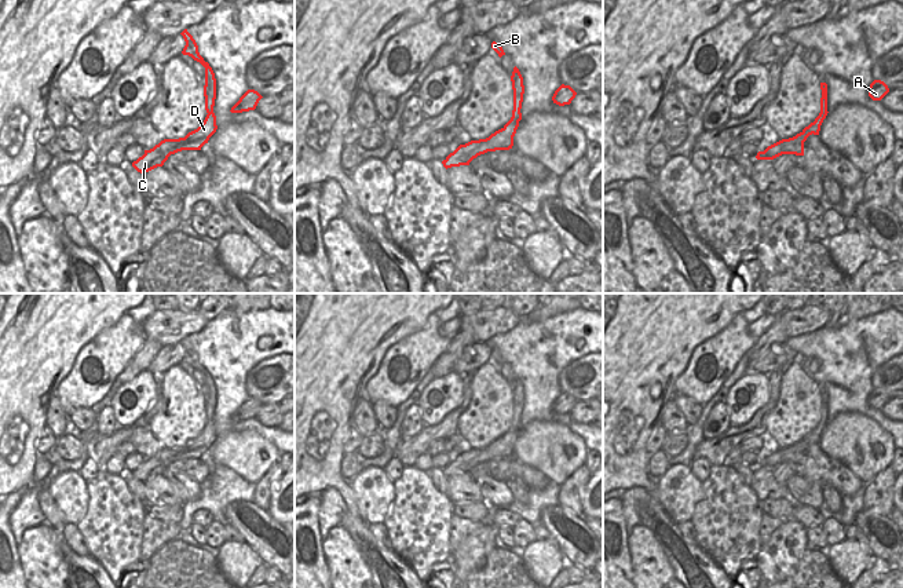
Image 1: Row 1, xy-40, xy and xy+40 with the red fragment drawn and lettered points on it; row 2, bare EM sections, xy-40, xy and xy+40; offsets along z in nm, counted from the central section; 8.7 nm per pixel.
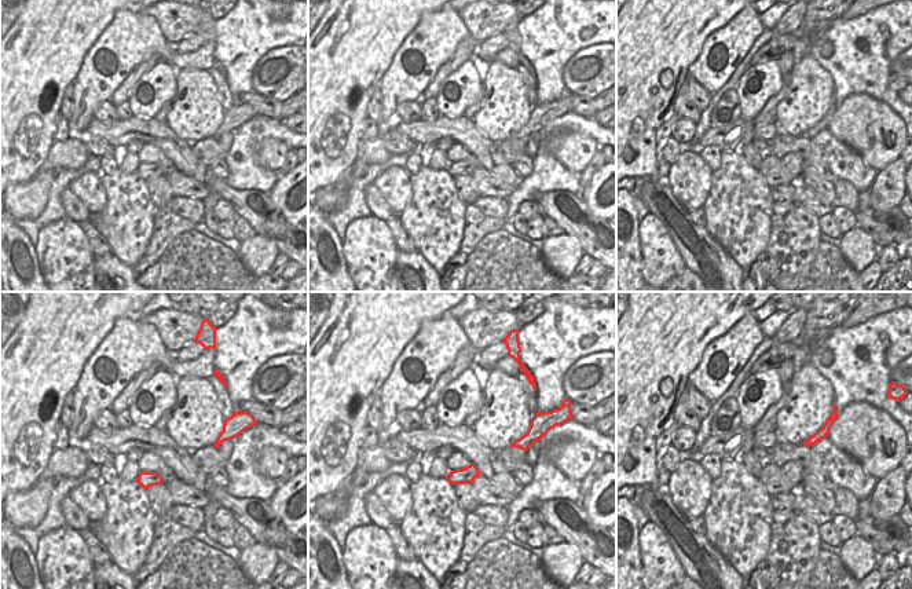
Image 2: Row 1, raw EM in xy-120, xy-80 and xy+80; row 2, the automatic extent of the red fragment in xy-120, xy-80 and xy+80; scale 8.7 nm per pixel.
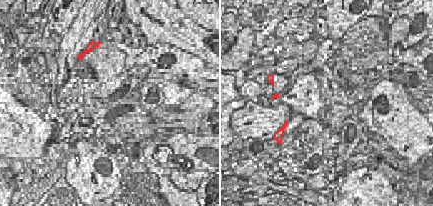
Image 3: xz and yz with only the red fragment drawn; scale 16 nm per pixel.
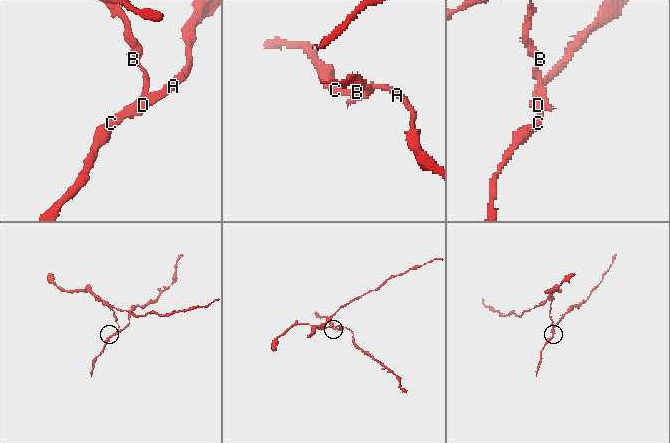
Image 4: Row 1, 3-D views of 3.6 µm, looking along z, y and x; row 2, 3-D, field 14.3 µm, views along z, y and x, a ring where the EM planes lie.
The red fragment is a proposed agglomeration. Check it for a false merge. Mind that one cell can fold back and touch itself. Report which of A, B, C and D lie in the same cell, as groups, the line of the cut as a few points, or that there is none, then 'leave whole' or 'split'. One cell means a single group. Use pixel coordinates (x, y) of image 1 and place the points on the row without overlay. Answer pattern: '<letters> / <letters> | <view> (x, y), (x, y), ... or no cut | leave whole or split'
A C D / B | xy (518, 428), (504, 437) | split

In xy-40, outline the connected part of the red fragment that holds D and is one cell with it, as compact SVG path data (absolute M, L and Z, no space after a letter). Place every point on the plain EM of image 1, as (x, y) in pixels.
M212 420L206 423L204 431L197 438L189 441L184 446L164 448L153 457L145 459L145 463L132 471L132 475L138 481L146 482L157 475L162 475L171 463L182 459L201 459L216 438L216 424Z

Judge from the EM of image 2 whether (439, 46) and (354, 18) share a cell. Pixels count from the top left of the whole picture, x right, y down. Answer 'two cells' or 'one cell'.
two cells

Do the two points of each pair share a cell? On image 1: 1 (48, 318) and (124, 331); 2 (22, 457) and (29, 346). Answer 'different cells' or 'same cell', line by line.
1: different cells
2: same cell

